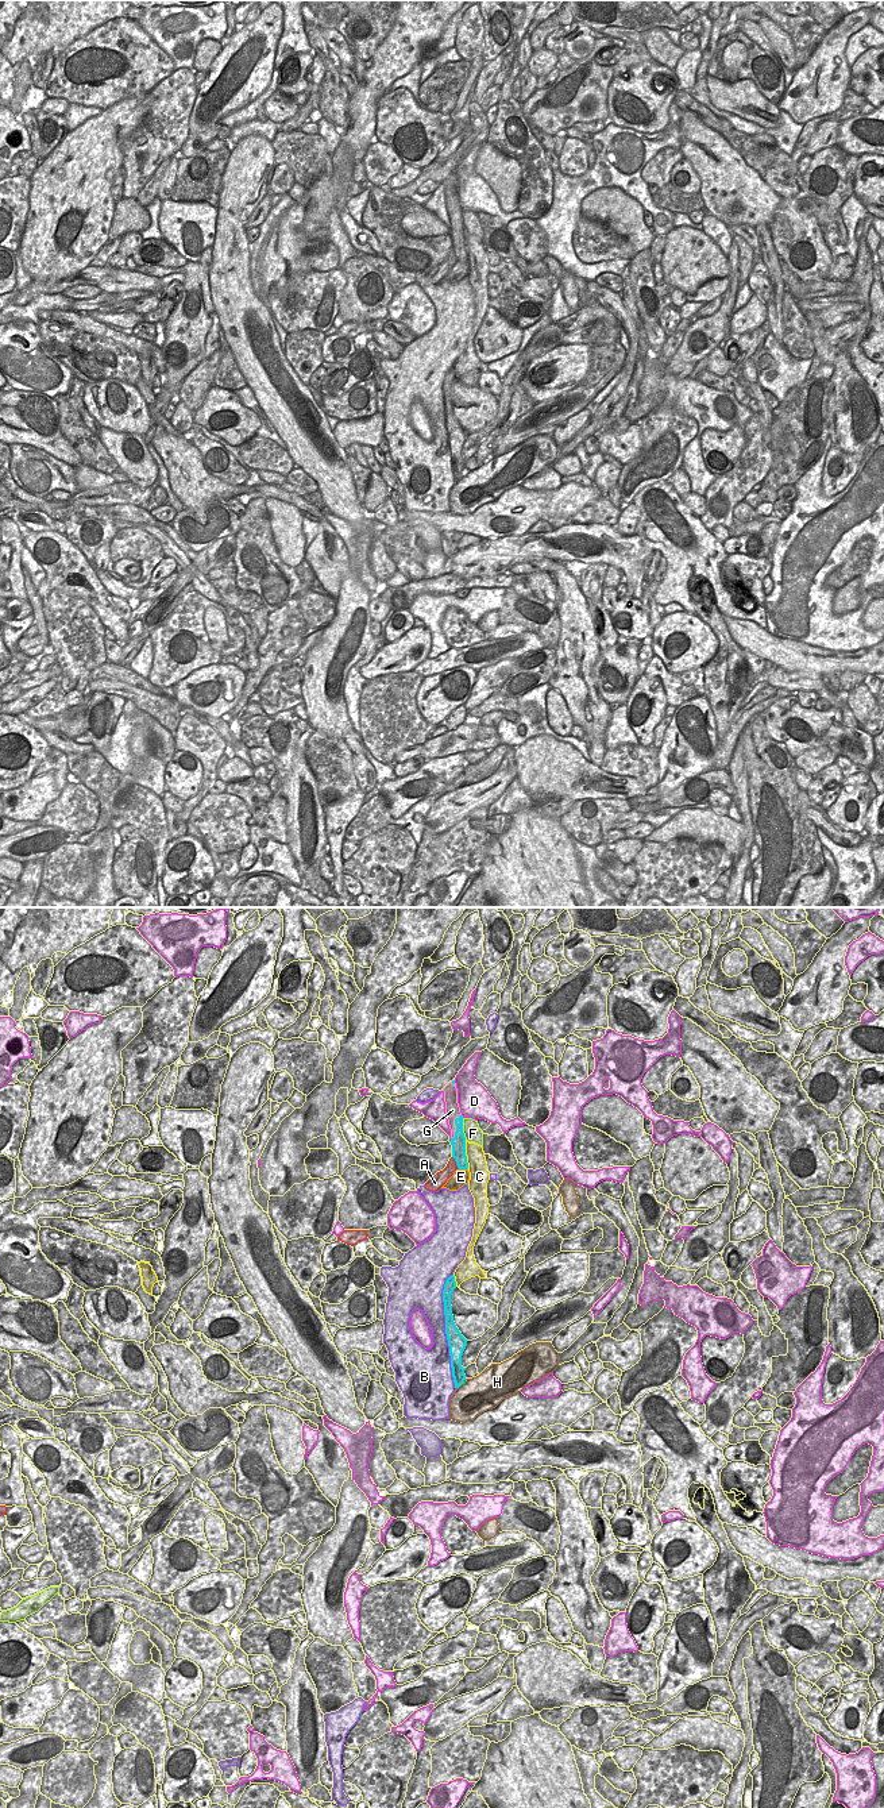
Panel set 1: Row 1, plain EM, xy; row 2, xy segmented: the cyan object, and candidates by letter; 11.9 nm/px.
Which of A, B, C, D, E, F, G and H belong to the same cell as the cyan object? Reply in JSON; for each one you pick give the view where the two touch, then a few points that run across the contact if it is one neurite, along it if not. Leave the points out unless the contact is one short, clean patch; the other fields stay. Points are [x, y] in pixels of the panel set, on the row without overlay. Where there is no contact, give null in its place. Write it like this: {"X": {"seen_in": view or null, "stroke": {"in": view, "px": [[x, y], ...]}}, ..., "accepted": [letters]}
{"accepted": []}

